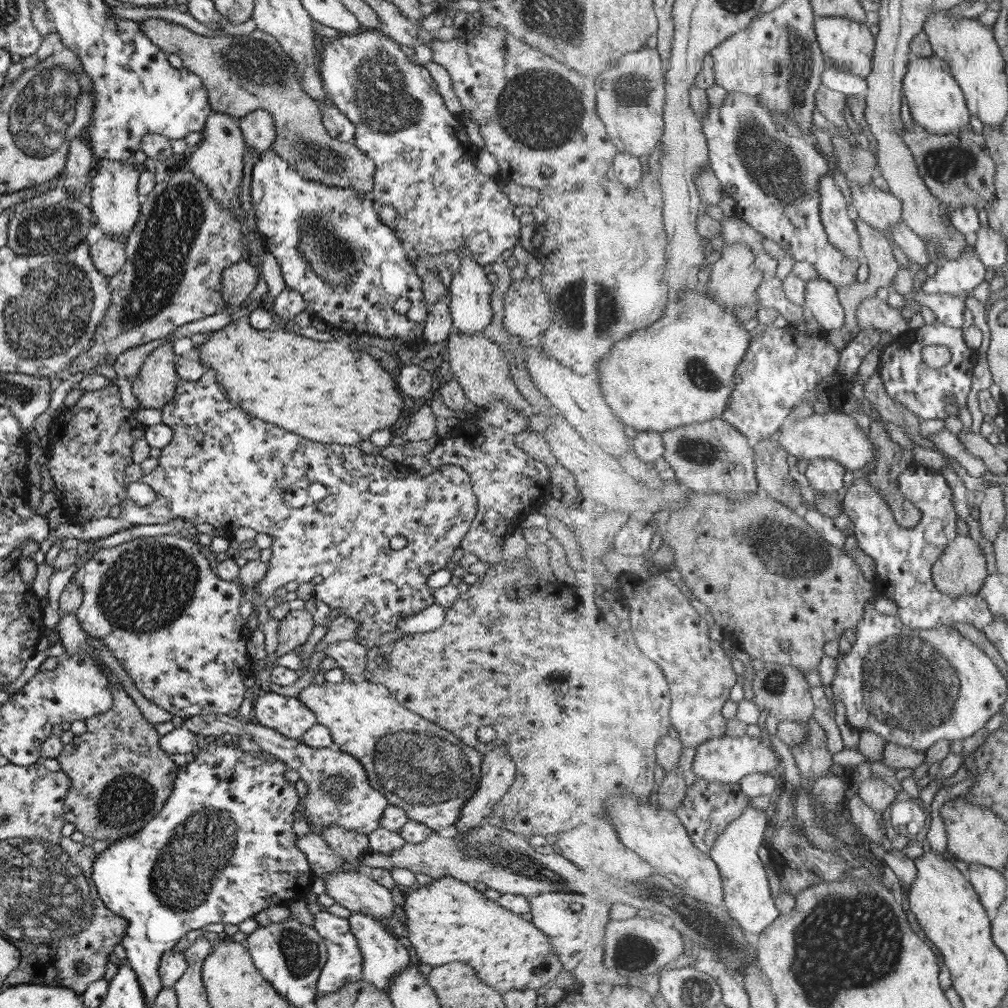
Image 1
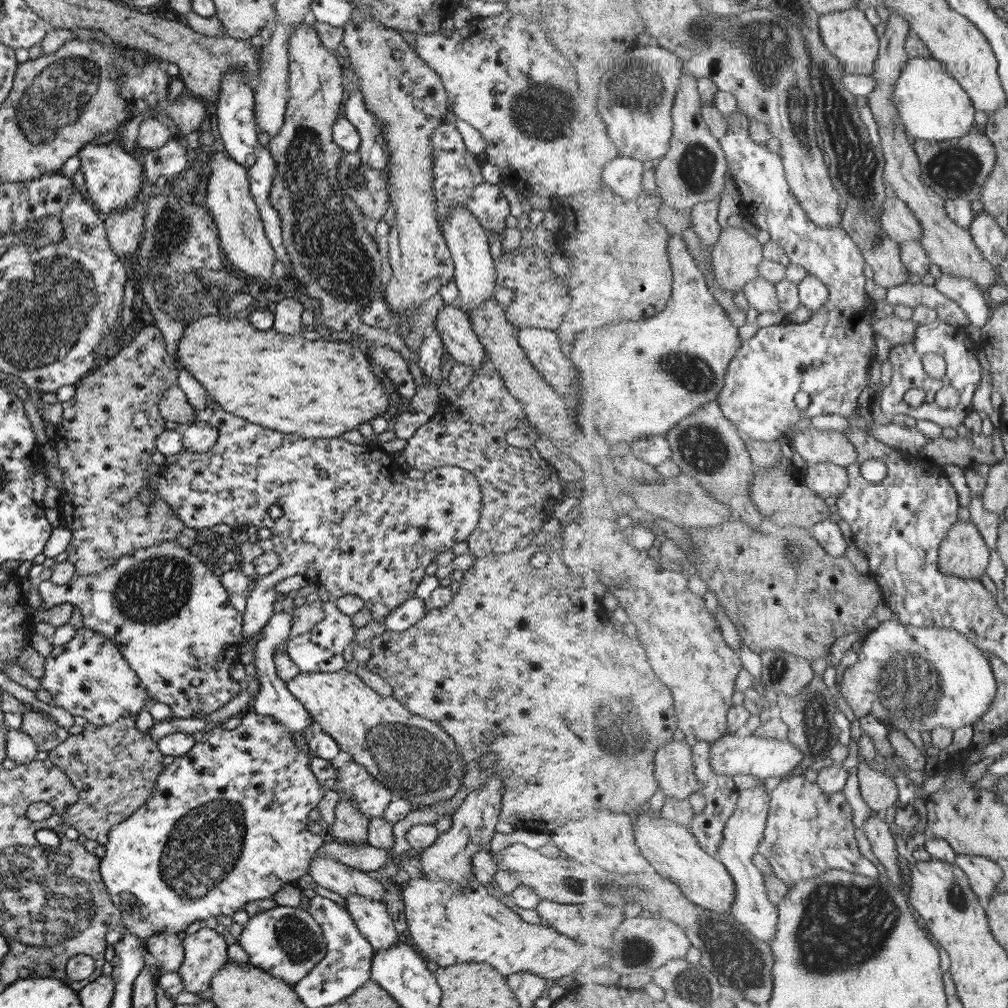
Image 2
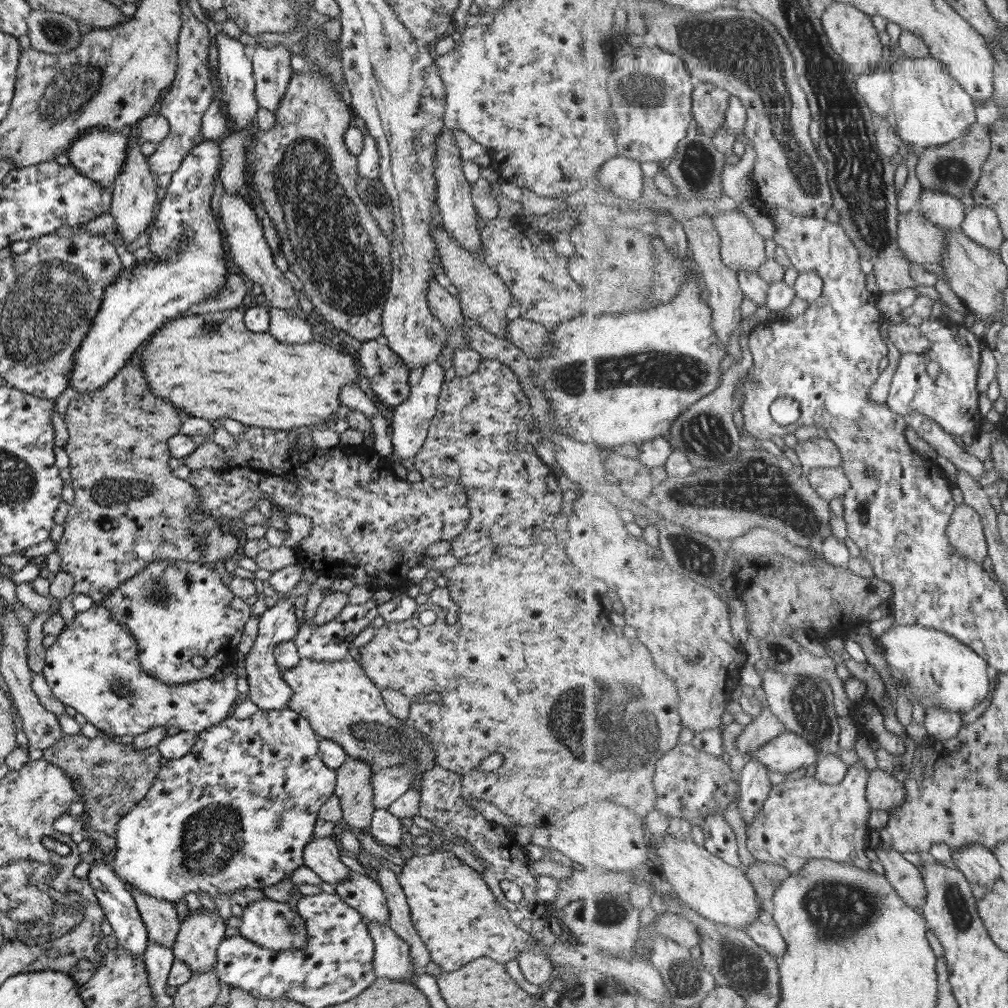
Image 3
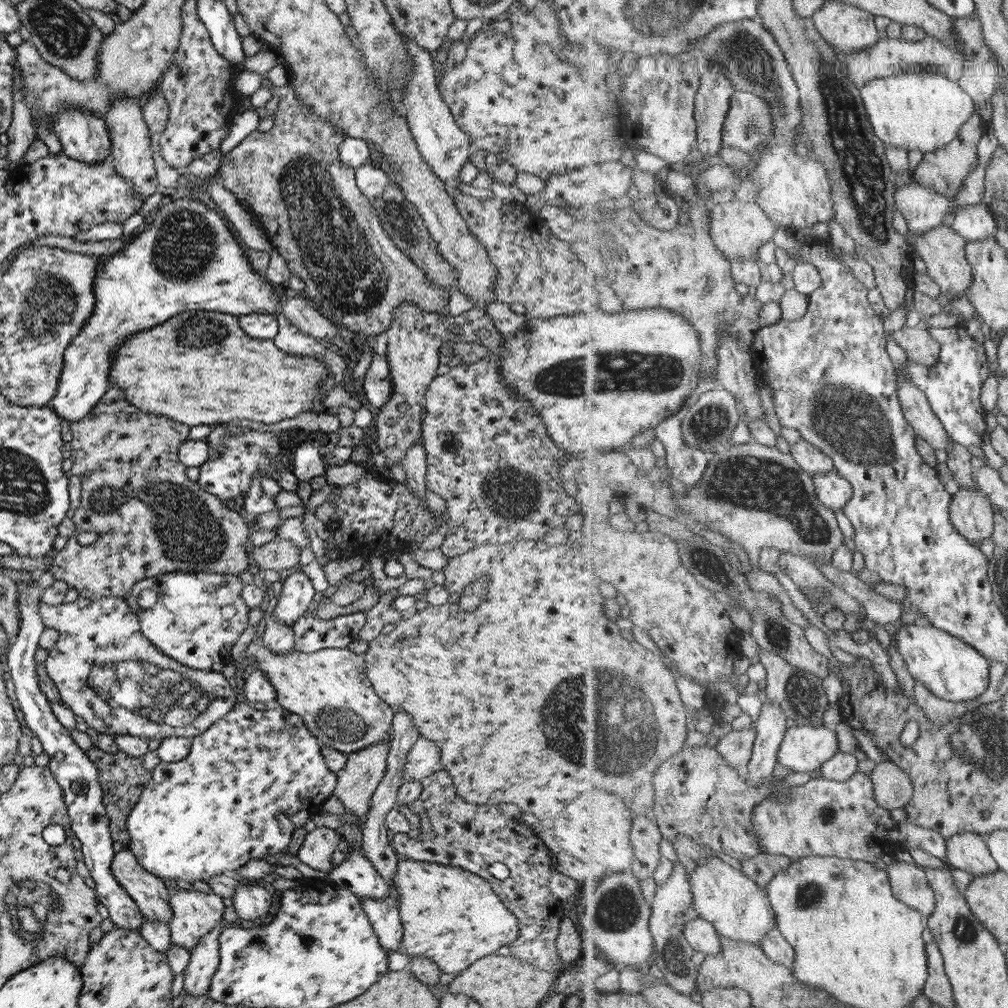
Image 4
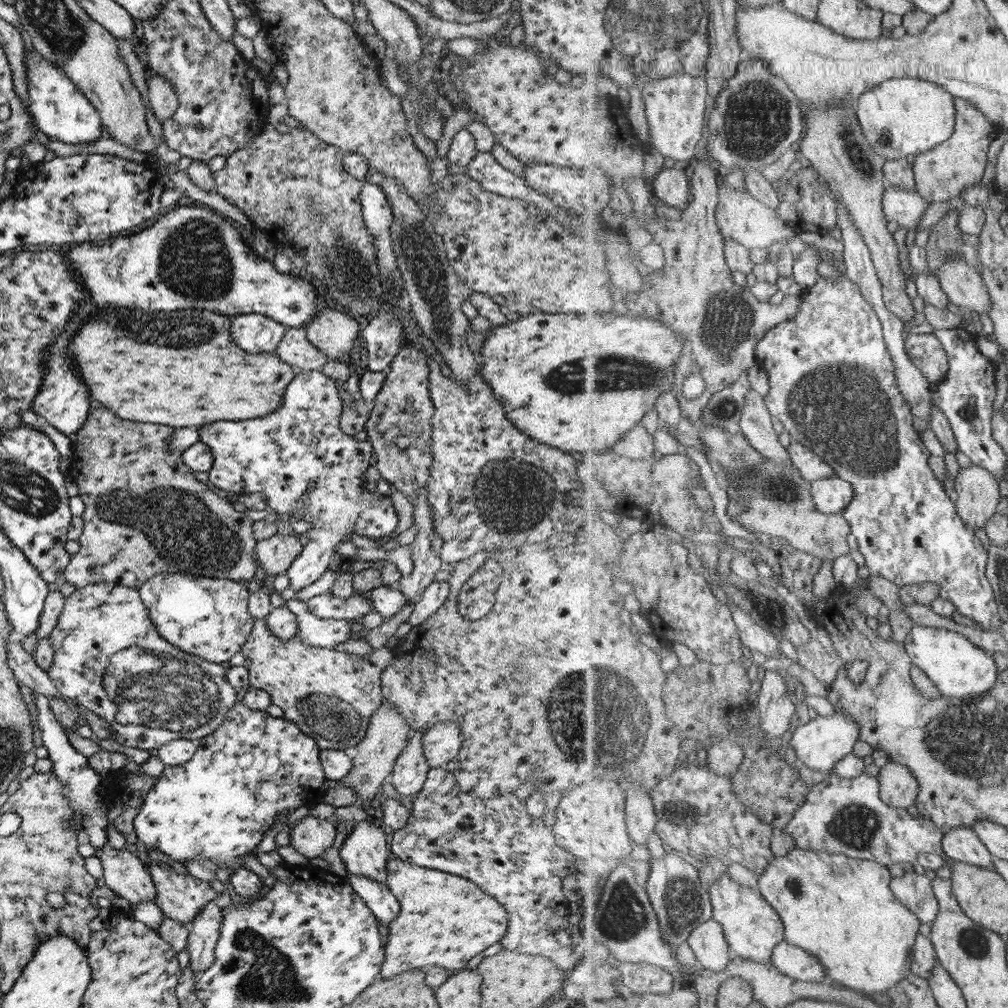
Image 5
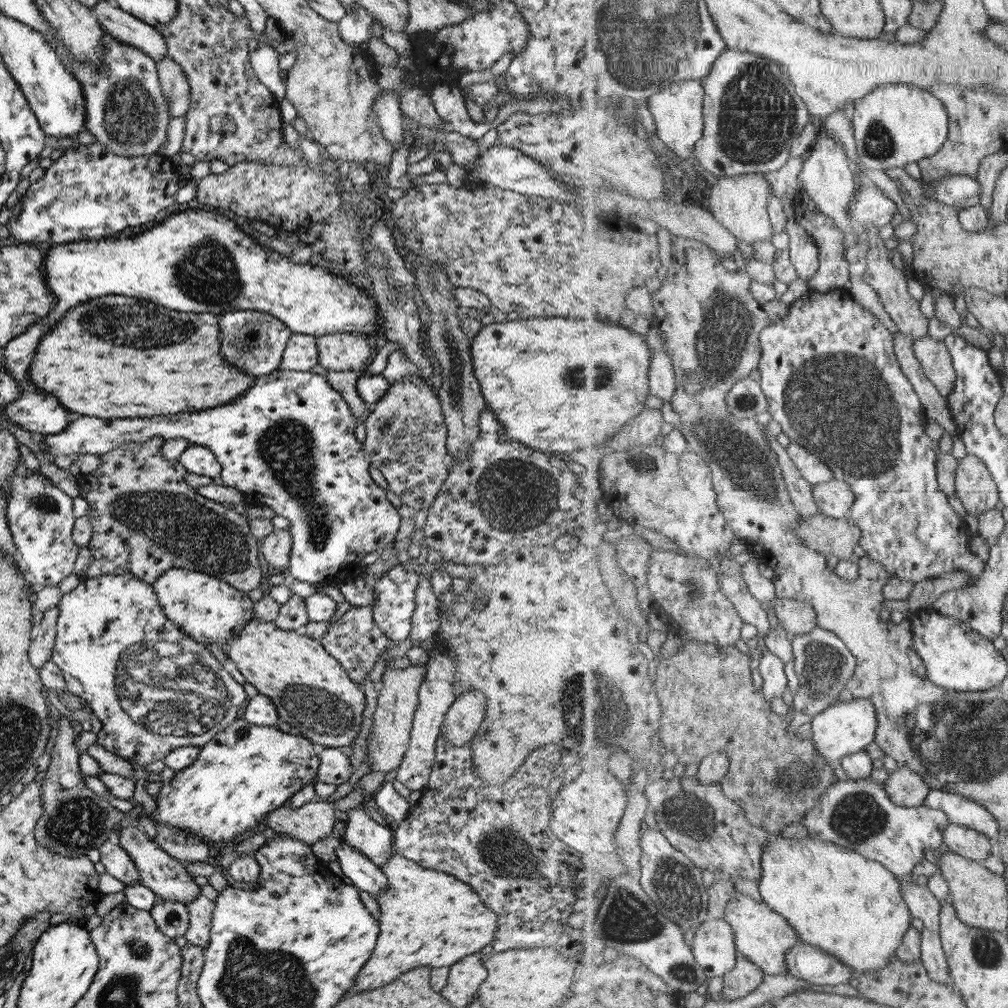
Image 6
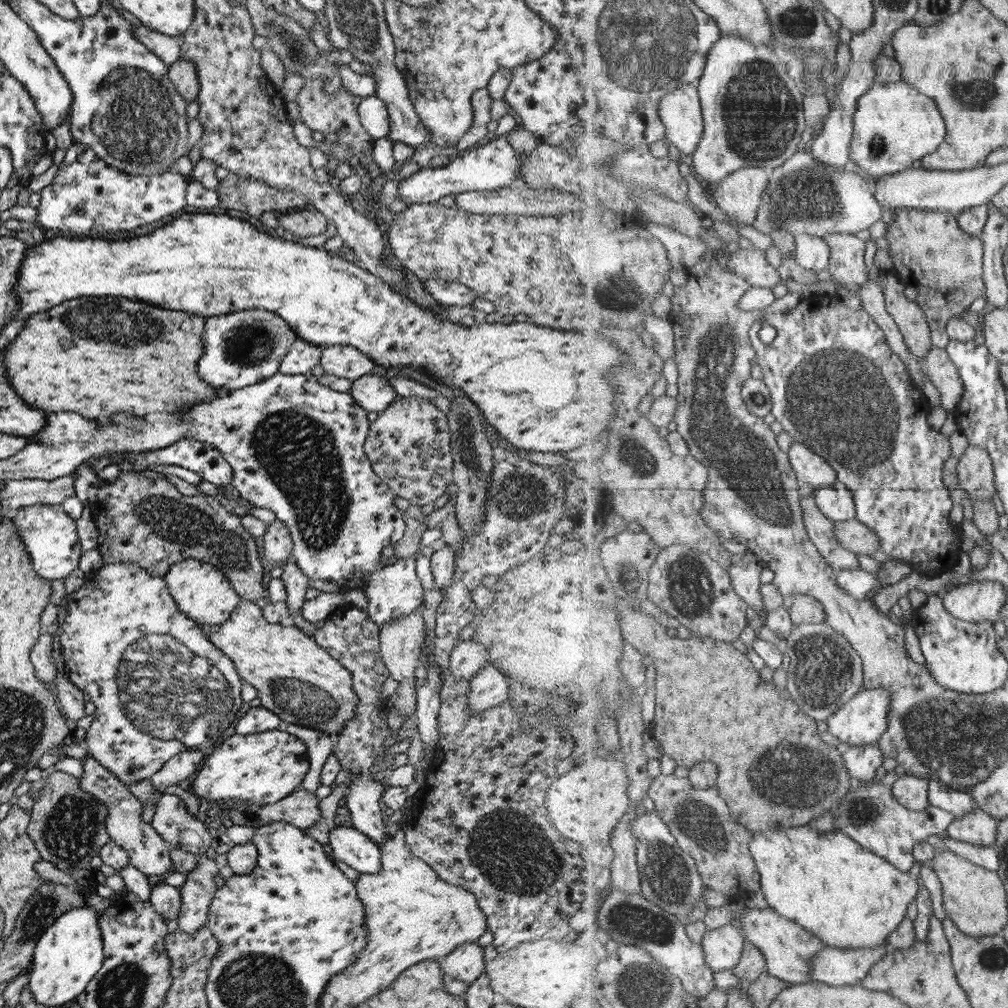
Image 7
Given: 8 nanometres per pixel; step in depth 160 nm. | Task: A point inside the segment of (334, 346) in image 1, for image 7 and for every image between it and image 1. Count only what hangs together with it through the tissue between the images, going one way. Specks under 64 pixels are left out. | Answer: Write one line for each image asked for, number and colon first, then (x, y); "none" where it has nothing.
2: (314, 388)
3: (209, 366)
4: (171, 369)
5: (185, 372)
6: (143, 360)
7: (62, 360)

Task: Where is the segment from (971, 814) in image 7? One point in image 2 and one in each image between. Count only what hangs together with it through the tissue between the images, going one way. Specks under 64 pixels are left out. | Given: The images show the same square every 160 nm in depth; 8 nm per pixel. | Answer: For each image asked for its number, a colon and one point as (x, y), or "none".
2: (984, 874)
3: (978, 862)
4: (968, 851)
5: (963, 844)
6: (970, 843)

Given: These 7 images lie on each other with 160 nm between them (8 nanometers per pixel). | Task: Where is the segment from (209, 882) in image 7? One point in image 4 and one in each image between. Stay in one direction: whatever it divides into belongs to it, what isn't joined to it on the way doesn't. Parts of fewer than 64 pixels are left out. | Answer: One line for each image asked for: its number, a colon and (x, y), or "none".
4: (203, 959)
5: (203, 930)
6: (199, 908)

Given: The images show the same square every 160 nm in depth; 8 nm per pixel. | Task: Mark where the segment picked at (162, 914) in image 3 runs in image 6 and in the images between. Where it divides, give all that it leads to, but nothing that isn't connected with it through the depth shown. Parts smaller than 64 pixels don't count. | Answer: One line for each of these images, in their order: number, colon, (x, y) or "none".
4: (149, 894)
5: (123, 873)
6: (116, 861)

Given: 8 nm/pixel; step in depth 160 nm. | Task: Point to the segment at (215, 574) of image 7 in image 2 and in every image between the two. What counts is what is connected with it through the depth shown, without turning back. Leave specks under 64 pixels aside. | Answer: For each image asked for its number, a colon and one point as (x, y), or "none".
2: (169, 615)
3: (174, 610)
4: (193, 618)
5: (205, 617)
6: (208, 610)

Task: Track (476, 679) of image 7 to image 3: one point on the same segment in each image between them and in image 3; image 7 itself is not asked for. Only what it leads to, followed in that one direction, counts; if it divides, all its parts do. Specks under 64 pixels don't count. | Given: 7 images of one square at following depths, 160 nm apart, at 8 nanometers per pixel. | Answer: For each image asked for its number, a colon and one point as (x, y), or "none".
3: (388, 783)
4: (423, 758)
5: (442, 743)
6: (461, 721)

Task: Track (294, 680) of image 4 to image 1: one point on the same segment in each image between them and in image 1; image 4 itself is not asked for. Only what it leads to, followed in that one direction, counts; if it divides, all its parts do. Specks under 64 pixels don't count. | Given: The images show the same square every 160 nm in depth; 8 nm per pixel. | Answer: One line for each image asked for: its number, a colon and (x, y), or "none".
1: (414, 764)
2: (414, 759)
3: (341, 704)

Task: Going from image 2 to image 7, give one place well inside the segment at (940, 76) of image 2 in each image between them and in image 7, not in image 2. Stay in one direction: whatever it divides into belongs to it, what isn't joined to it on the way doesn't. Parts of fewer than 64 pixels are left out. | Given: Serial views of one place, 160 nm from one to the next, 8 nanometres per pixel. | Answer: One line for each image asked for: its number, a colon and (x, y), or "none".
3: (927, 108)
4: (920, 110)
5: (901, 117)
6: (897, 124)
7: (895, 124)

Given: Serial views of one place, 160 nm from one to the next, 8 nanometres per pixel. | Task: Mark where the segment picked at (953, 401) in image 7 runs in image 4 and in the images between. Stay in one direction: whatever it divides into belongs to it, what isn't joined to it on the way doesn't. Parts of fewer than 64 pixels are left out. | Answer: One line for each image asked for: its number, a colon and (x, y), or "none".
4: (917, 342)
5: (926, 350)
6: (934, 355)

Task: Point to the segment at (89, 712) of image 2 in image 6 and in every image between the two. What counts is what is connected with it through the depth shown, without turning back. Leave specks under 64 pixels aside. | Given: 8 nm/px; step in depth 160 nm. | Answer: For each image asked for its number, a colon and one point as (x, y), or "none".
3: (92, 666)
4: (104, 670)
5: (107, 656)
6: (116, 651)

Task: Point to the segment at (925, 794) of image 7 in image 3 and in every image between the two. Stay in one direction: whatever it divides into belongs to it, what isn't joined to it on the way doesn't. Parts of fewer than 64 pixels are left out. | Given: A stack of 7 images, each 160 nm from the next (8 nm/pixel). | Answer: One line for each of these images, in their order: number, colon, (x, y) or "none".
3: (884, 790)
4: (894, 789)
5: (899, 786)
6: (905, 786)

